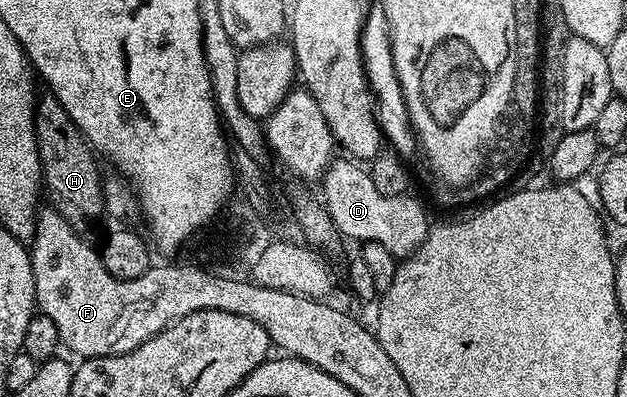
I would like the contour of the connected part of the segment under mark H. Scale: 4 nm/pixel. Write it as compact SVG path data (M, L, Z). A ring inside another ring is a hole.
M51 94L42 95L38 99L35 134L43 188L47 196L49 192L48 203L76 230L84 230L88 224L102 219L105 216L105 185L101 168L97 165L98 157L79 126L75 126L71 114L67 114L67 110L63 110L63 106Z

